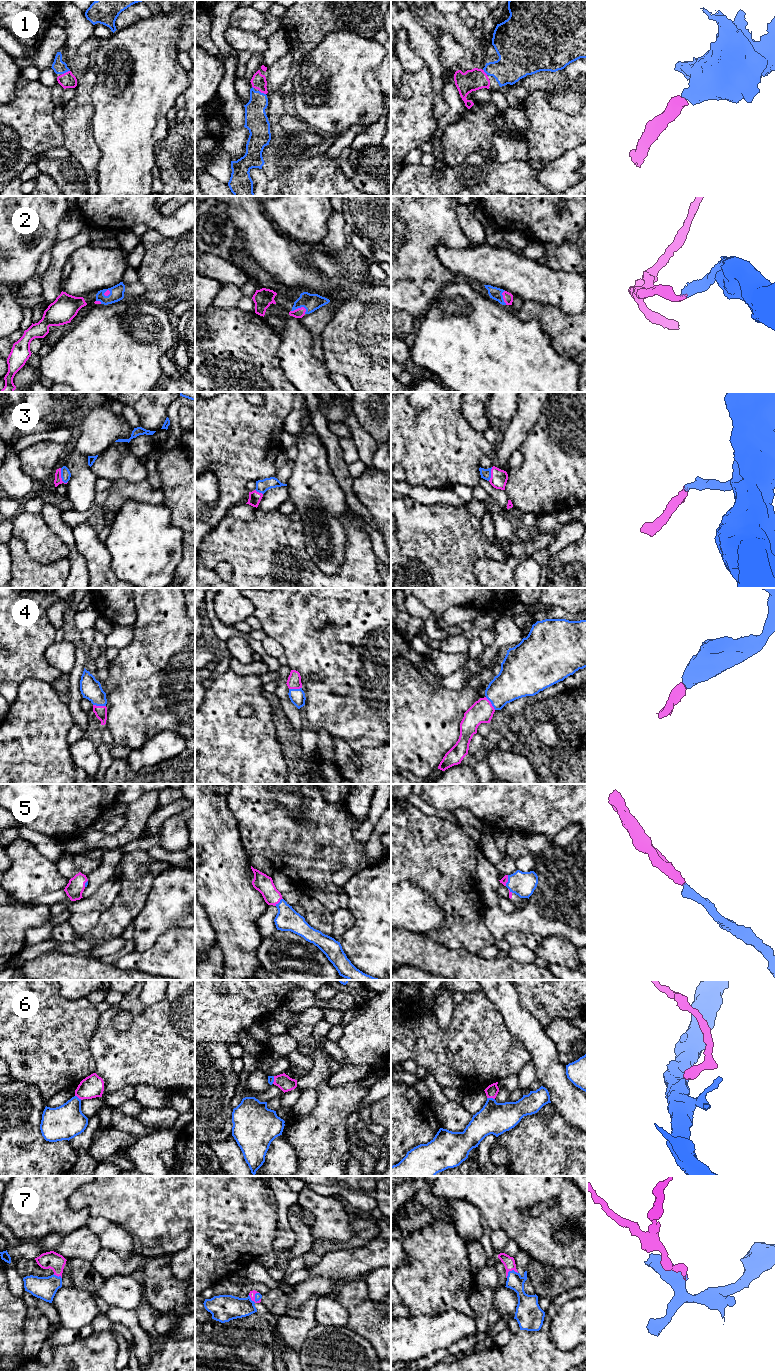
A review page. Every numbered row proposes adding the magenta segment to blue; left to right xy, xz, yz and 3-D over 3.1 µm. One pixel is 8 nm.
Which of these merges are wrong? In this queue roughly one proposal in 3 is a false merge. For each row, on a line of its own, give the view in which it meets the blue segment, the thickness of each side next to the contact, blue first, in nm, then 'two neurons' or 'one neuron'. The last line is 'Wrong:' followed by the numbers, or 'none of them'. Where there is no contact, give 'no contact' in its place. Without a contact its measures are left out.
1: xy | 110/130 nm | one neuron
2: xz | 140/80 nm | one neuron
3: xy | 80/60 nm | one neuron
4: xy | 170/100 nm | one neuron
5: xz | 190/150 nm | one neuron
6: yz | 260/100 nm | one neuron
7: yz | 130/90 nm | one neuron
Wrong: none of them

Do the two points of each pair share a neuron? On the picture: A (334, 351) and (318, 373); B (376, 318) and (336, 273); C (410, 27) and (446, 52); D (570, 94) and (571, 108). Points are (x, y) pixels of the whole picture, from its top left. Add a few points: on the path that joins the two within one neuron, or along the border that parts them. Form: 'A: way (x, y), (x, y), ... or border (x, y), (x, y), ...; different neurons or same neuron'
A: border (324, 363), (329, 372); different neurons
B: border (353, 291), (349, 294); different neurons
C: border (433, 39), (438, 50), (442, 68); different neurons
D: way (570, 97), (571, 105); same neuron

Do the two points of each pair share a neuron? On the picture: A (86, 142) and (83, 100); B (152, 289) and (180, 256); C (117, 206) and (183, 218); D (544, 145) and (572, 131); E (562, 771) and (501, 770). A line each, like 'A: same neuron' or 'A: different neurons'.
A: same neuron
B: same neuron
C: same neuron
D: same neuron
E: different neurons

